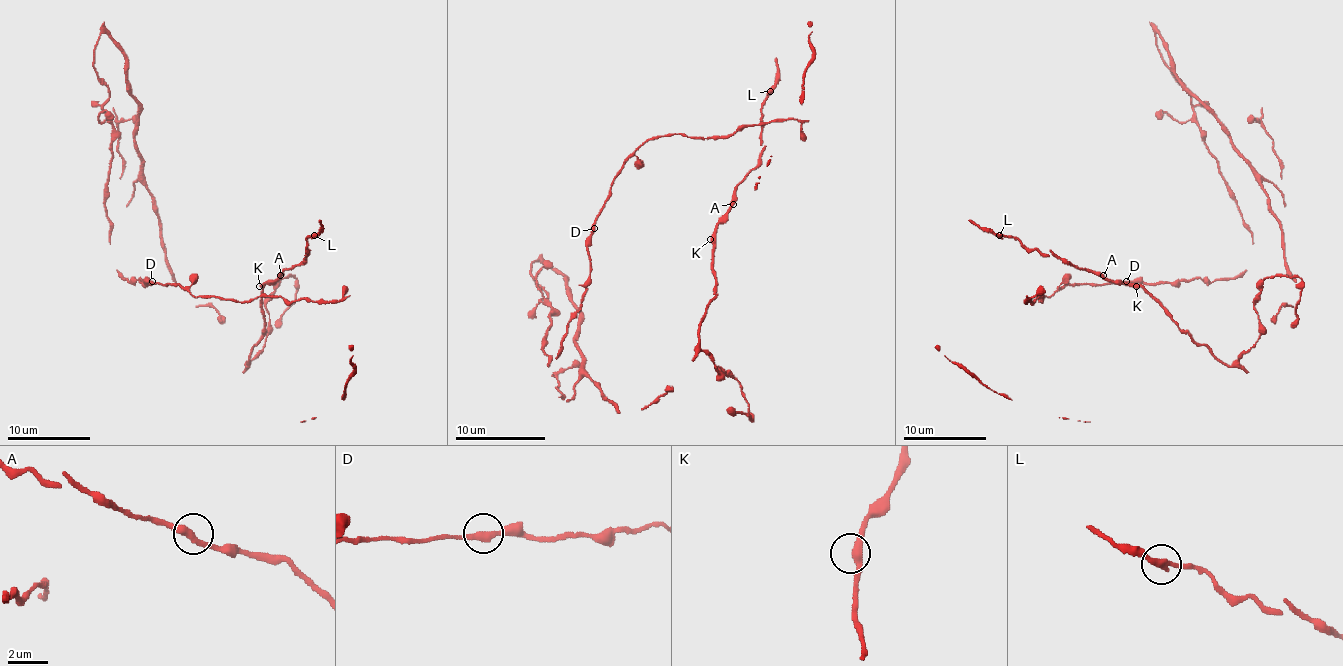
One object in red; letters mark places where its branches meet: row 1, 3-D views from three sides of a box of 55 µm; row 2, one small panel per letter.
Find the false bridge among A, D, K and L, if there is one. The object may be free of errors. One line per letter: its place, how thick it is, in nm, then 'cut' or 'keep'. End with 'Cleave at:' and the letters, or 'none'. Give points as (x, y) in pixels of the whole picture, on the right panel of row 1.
A: place (1103, 275); calibre 360 nm; keep
D: place (1126, 281); calibre 320 nm; keep
K: place (1136, 286); calibre 360 nm; keep
L: place (999, 235); calibre 320 nm; keep
Cleave at: none

